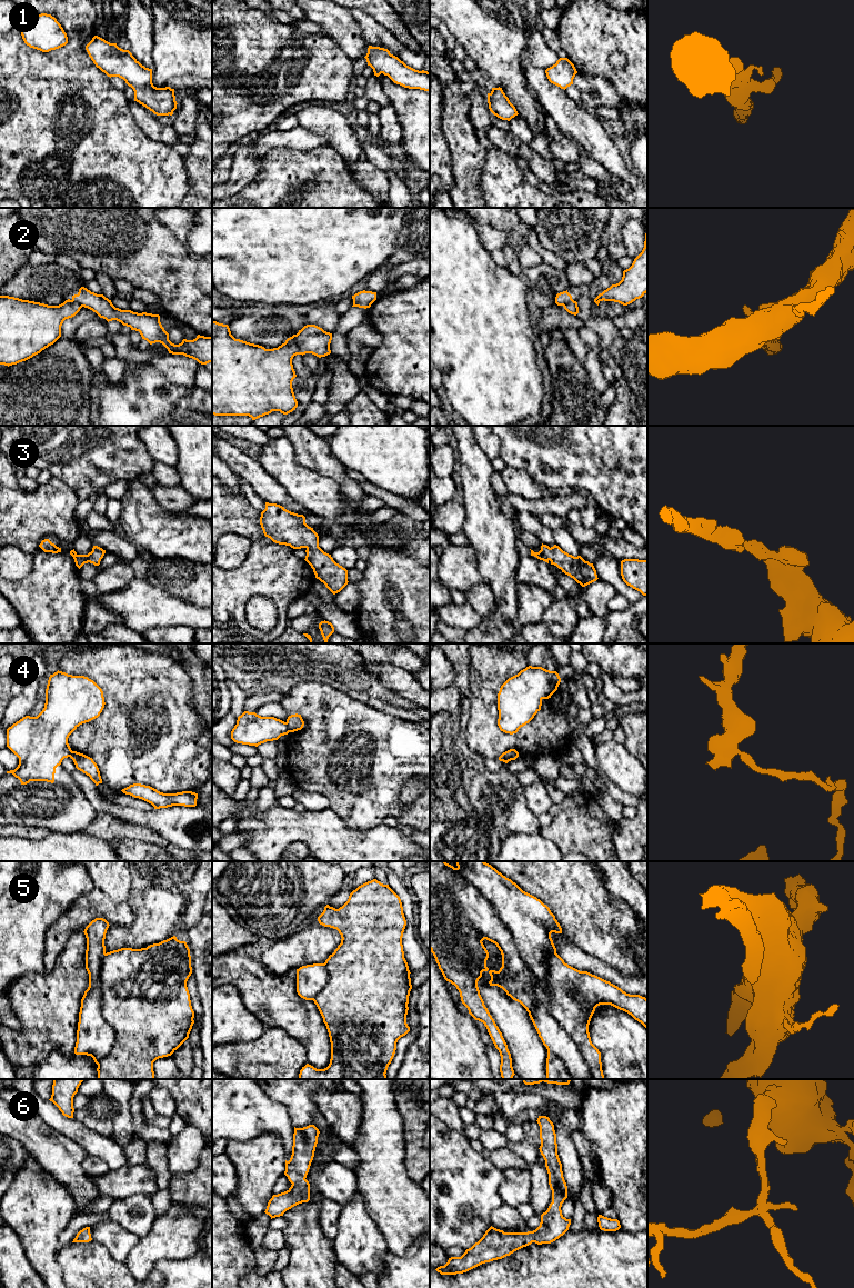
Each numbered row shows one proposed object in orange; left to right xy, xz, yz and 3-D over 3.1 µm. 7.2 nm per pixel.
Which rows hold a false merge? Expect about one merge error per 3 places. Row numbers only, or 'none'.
2, 4, 5

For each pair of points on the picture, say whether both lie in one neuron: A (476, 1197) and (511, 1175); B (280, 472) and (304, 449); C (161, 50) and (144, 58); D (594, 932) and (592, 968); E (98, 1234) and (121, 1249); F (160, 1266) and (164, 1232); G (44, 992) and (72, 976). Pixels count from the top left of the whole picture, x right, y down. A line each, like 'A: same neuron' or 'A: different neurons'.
A: different neurons
B: different neurons
C: different neurons
D: different neurons
E: same neuron
F: different neurons
G: same neuron

